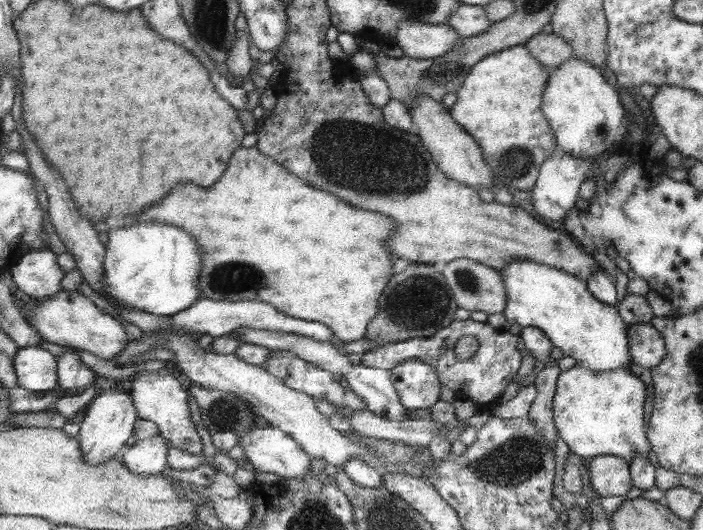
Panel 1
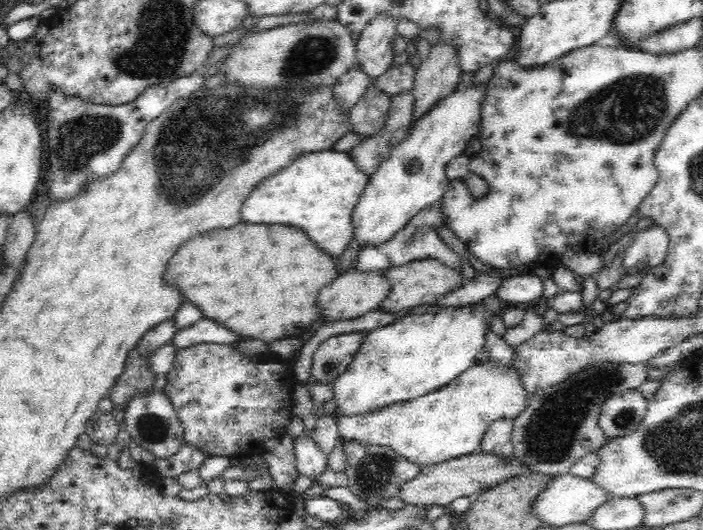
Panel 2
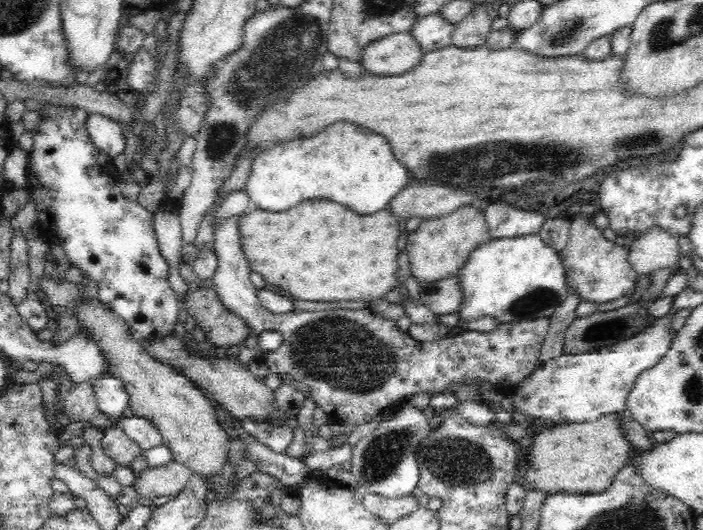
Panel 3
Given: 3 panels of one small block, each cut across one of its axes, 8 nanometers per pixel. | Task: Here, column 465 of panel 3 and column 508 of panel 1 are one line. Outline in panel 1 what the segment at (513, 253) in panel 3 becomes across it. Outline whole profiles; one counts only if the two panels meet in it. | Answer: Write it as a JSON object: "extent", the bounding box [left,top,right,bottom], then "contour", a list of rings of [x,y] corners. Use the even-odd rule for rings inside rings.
{"extent":[496,259,632,371],"contour":[[[514,259],[496,272],[505,287],[503,313],[509,325],[541,330],[563,357],[573,358],[579,367],[603,371],[628,368],[632,364],[627,325],[617,316],[616,308],[599,302],[587,290],[585,281],[545,263],[523,259]]]}

